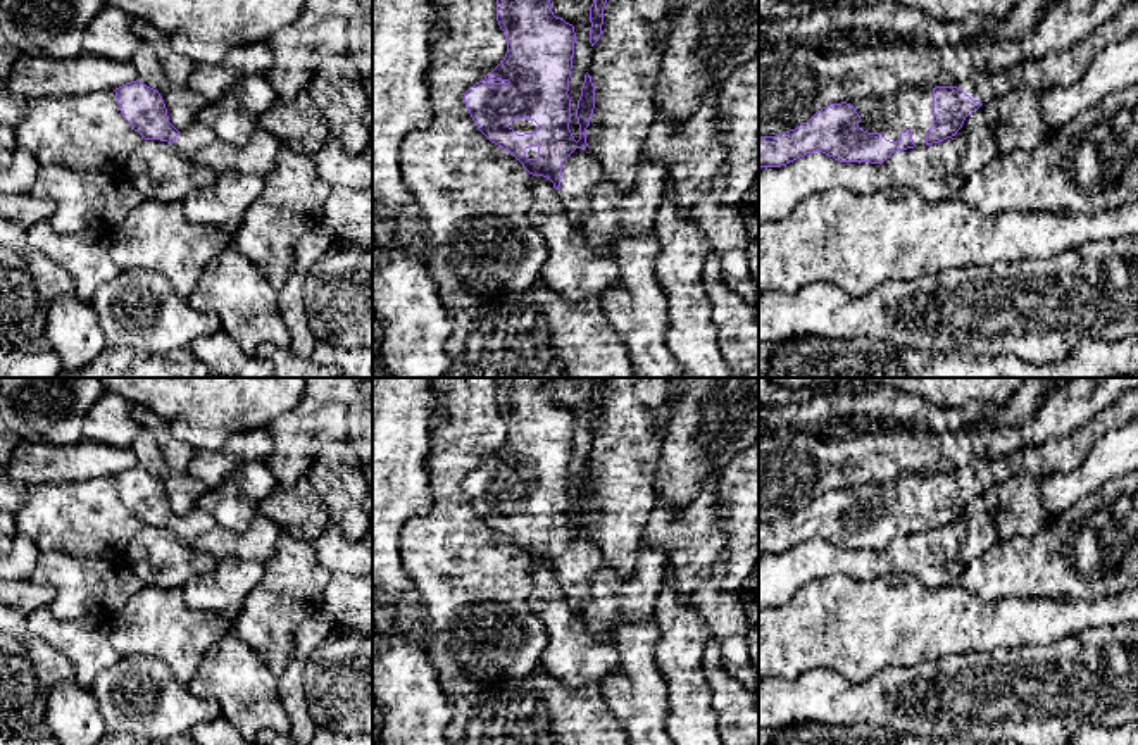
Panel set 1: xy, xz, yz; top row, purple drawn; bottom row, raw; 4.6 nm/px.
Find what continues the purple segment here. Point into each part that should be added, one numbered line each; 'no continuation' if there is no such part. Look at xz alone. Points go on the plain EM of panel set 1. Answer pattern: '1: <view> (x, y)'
1: xz (525, 511)
2: xz (581, 559)

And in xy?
1: xy (195, 523)

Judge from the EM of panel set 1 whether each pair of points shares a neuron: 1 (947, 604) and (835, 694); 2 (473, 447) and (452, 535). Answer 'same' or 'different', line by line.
1: different
2: same

